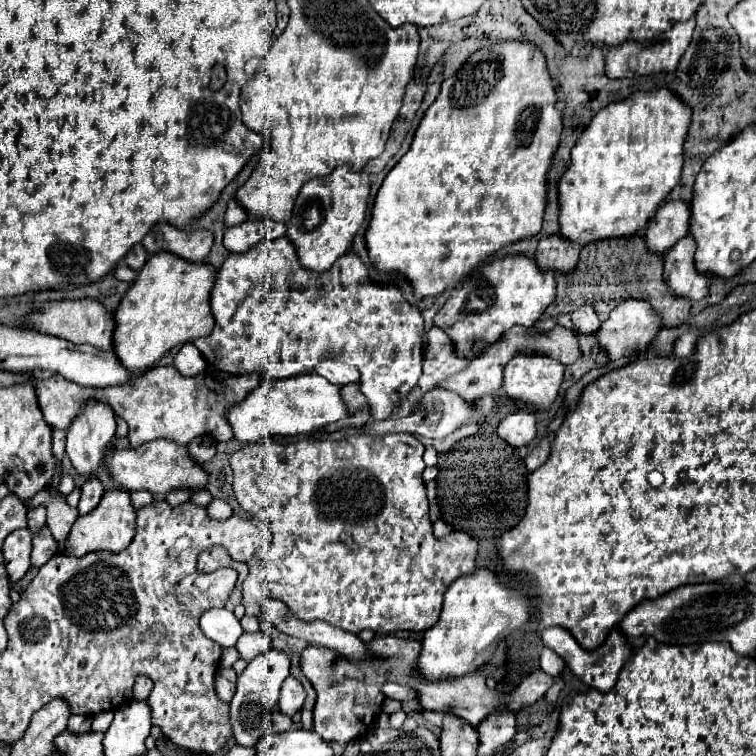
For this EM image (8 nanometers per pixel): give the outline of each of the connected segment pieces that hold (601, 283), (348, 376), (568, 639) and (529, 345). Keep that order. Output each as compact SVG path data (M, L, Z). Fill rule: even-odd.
M628 237L628 239L606 239L596 241L592 245L582 247L578 267L568 273L568 277L556 277L556 299L546 309L548 315L564 315L574 313L582 305L596 305L596 301L608 301L618 305L624 299L642 299L652 305L662 317L664 327L678 327L688 319L690 301L688 299L674 299L668 293L668 287L662 279L662 257L652 255L646 249L644 237ZM672 305L672 307L670 307Z
M334 359L320 361L314 367L314 373L326 377L330 383L334 383L338 387L344 387L348 383L356 383L360 379L360 373L358 373L358 369L354 365L340 363L340 361L334 361Z
M560 627L544 629L542 631L542 645L552 649L552 651L556 651L566 661L566 665L572 669L572 673L578 679L582 679L588 687L598 689L602 693L612 689L612 685L616 685L616 677L618 677L620 669L624 667L624 663L628 661L630 653L632 653L618 627L614 627L610 631L610 635L606 637L606 641L600 645L600 649L592 649L592 653L588 653L586 649L580 649L580 645L576 645L576 639L568 633L568 629L560 629Z
M556 325L550 331L539 331L535 327L529 329L520 329L522 327L512 327L504 333L504 337L500 341L496 341L496 345L490 345L480 357L474 357L468 367L444 381L438 383L438 387L454 391L456 395L460 395L466 403L476 405L484 395L494 395L500 387L502 387L502 375L504 375L504 367L506 363L518 355L518 353L540 353L546 357L552 357L556 361L560 361L562 365L572 365L578 357L580 357L580 349L578 349L578 337L572 329L566 329L562 325Z

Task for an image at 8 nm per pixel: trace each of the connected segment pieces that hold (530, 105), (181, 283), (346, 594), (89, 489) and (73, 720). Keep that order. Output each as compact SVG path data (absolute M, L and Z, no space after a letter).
M504 41L504 45L494 45L492 49L480 49L474 55L470 55L470 59L462 65L462 69L442 83L440 95L436 97L432 107L428 107L426 115L422 117L416 129L410 151L392 167L392 171L386 175L376 195L372 217L364 233L372 265L384 273L400 273L406 281L410 281L416 299L436 297L444 291L454 289L460 281L464 281L472 273L472 269L480 261L494 255L504 245L538 235L542 229L542 215L546 207L546 171L552 163L552 155L558 147L562 131L562 119L560 111L556 109L556 99L558 99L556 89L552 85L552 77L548 77L548 69L544 65L544 55L540 53L540 49L532 49L532 45L524 45L520 41Z
M156 253L152 255L142 271L138 273L136 281L130 285L126 295L122 297L116 313L114 313L114 333L112 333L112 345L116 357L120 357L122 365L132 375L142 375L150 367L154 367L170 349L176 345L190 343L198 337L206 337L214 329L214 317L208 309L208 293L210 285L214 281L216 271L206 263L188 263L172 253Z
M392 433L382 437L370 437L370 435L348 435L342 439L300 439L296 443L280 445L276 441L262 441L254 445L246 445L244 449L236 451L230 459L232 471L234 471L234 495L244 511L248 511L249 518L260 527L272 529L272 541L268 545L262 545L257 549L253 558L248 561L249 569L257 571L264 569L264 589L284 601L294 615L298 615L304 621L312 619L324 619L334 627L340 627L350 633L360 633L362 629L372 629L374 633L392 633L392 631L426 631L430 629L440 615L442 609L442 595L448 589L452 581L456 581L462 575L474 573L476 565L476 553L478 543L464 531L452 531L450 535L436 539L432 533L432 521L428 517L428 501L426 501L426 487L422 479L424 461L422 461L424 445L408 433Z
M98 479L86 481L86 483L82 485L82 499L80 499L80 503L78 503L80 515L90 513L90 511L100 503L102 495L104 495L104 487L102 487L102 483L100 483Z
M72 715L72 717L68 719L68 731L70 731L70 733L76 733L76 735L88 733L88 731L90 731L90 723L92 723L90 717L84 717L84 715Z

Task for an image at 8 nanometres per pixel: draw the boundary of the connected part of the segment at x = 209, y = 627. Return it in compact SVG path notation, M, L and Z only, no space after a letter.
M210 609L200 619L200 627L206 637L220 643L222 647L234 647L240 635L244 633L240 621L228 609Z

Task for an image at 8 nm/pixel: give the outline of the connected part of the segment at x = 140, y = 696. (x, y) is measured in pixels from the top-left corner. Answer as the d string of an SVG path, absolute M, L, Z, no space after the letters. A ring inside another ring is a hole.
M138 677L136 685L134 685L134 699L136 701L146 701L150 689L152 689L152 681L148 677Z

